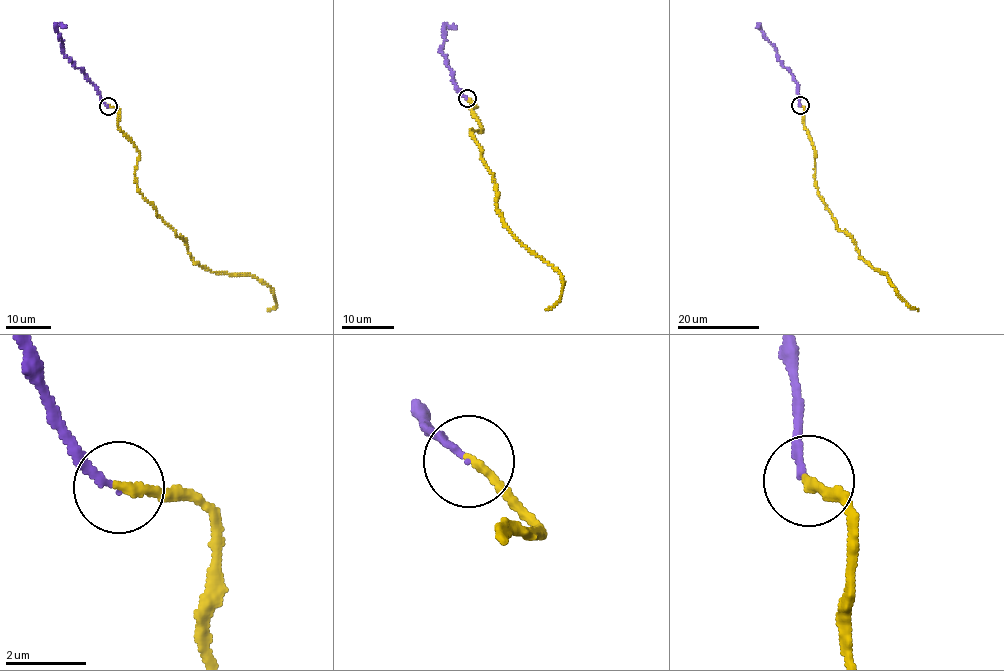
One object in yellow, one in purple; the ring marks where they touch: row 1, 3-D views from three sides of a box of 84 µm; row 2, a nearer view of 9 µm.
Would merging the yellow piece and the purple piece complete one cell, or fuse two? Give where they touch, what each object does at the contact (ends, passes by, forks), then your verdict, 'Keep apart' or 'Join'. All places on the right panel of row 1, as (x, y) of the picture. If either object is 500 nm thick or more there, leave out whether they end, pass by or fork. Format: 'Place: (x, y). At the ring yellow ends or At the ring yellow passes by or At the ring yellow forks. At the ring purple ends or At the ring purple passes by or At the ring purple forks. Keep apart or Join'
Place: (800, 105). At the ring yellow ends. At the ring purple ends. Join

